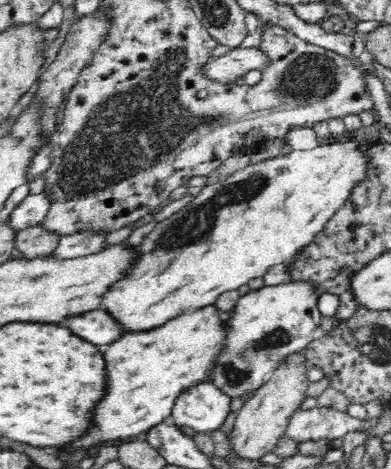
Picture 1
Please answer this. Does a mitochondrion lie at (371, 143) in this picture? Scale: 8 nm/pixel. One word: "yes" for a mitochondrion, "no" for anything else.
no

